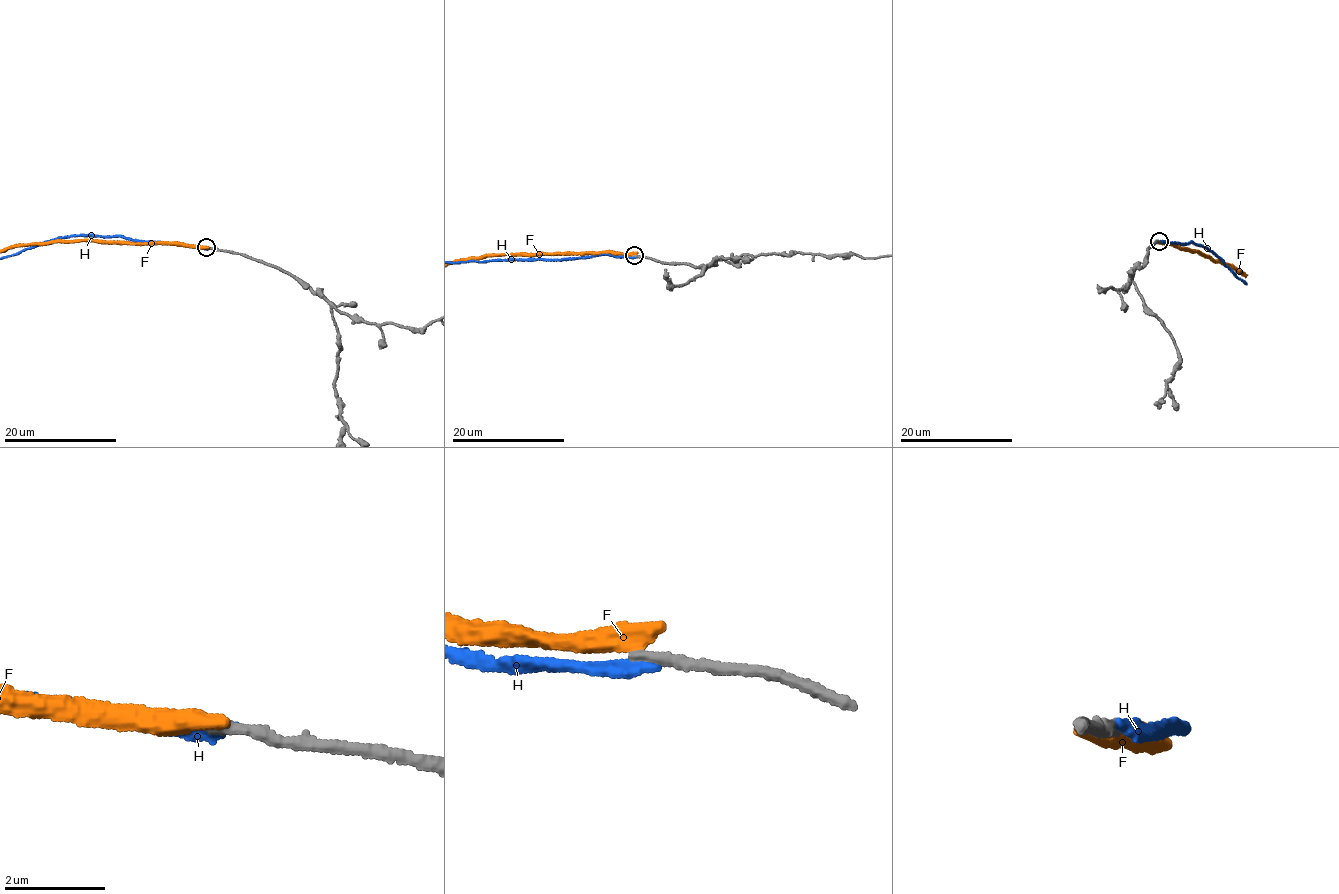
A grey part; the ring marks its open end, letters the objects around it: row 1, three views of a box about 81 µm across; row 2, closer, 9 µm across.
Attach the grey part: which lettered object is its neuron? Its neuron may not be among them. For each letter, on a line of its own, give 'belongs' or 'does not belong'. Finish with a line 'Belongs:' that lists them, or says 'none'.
F: does not belong
H: does not belong
Belongs: none

